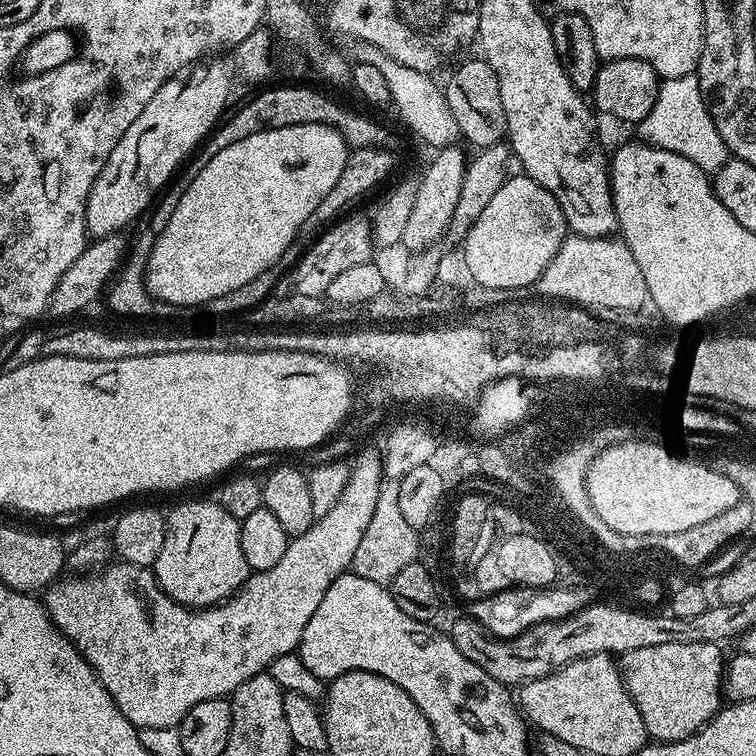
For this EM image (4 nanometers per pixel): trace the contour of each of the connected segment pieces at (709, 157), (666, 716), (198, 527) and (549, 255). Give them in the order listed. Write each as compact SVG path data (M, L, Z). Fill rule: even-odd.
M695 74L664 80L654 106L650 106L650 114L640 120L638 131L643 143L670 150L674 154L682 154L682 158L690 158L694 166L709 174L715 174L730 159L726 142L722 142L722 134L718 134L714 118L710 118L708 103L700 89L700 79Z
M665 642L662 646L642 646L619 657L626 690L653 741L685 740L716 717L722 707L726 667L726 656L720 650L720 644Z
M215 499L188 500L164 521L166 538L154 565L160 589L174 602L193 610L222 604L248 581L250 569L242 554L240 521L235 520Z
M509 175L462 241L471 283L482 287L531 289L546 266L550 266L567 235L568 223L554 194L526 175Z

